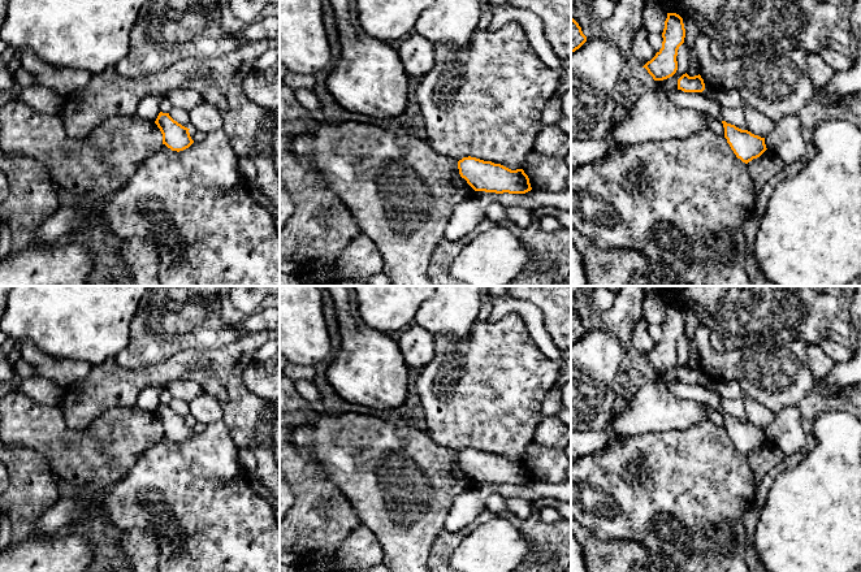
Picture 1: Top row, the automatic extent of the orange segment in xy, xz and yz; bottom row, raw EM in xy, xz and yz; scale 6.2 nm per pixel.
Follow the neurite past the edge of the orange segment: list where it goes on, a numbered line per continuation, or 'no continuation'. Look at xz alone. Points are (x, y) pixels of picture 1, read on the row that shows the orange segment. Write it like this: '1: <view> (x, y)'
no continuation

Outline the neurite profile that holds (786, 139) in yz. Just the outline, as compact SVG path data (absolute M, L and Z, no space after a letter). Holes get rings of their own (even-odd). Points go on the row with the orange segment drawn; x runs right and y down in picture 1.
M789 114L775 122L774 130L765 136L765 144L767 150L779 155L786 164L804 157L806 146L799 117Z

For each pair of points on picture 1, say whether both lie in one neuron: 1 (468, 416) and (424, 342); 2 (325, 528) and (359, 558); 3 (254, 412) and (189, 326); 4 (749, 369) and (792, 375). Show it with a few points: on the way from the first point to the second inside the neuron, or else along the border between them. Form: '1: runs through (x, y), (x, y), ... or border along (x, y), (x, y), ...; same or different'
1: border along (435, 337), (435, 356), (422, 369); different
2: border along (360, 524), (346, 536), (333, 553), (320, 558); different
3: border along (236, 341), (220, 347), (187, 349), (176, 354); different
4: runs through (760, 371), (782, 375); same

